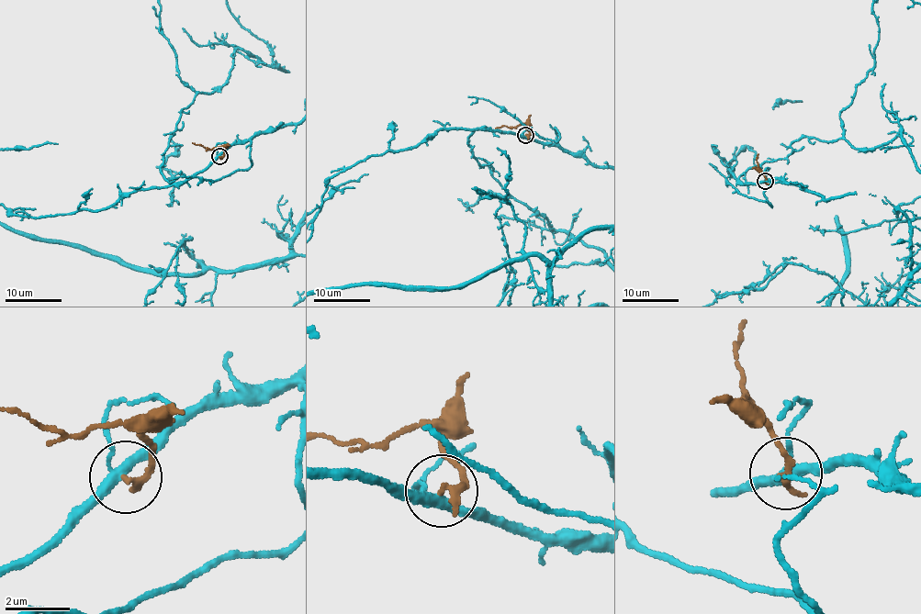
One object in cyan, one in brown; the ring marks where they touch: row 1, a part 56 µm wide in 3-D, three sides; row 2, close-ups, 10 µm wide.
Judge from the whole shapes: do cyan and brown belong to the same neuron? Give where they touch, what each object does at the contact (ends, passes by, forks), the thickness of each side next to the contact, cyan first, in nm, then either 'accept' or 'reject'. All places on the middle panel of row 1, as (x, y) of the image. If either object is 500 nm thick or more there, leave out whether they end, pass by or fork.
place (525, 135); cyan forks; brown ends; calibres 280 and 240 nm; reject

